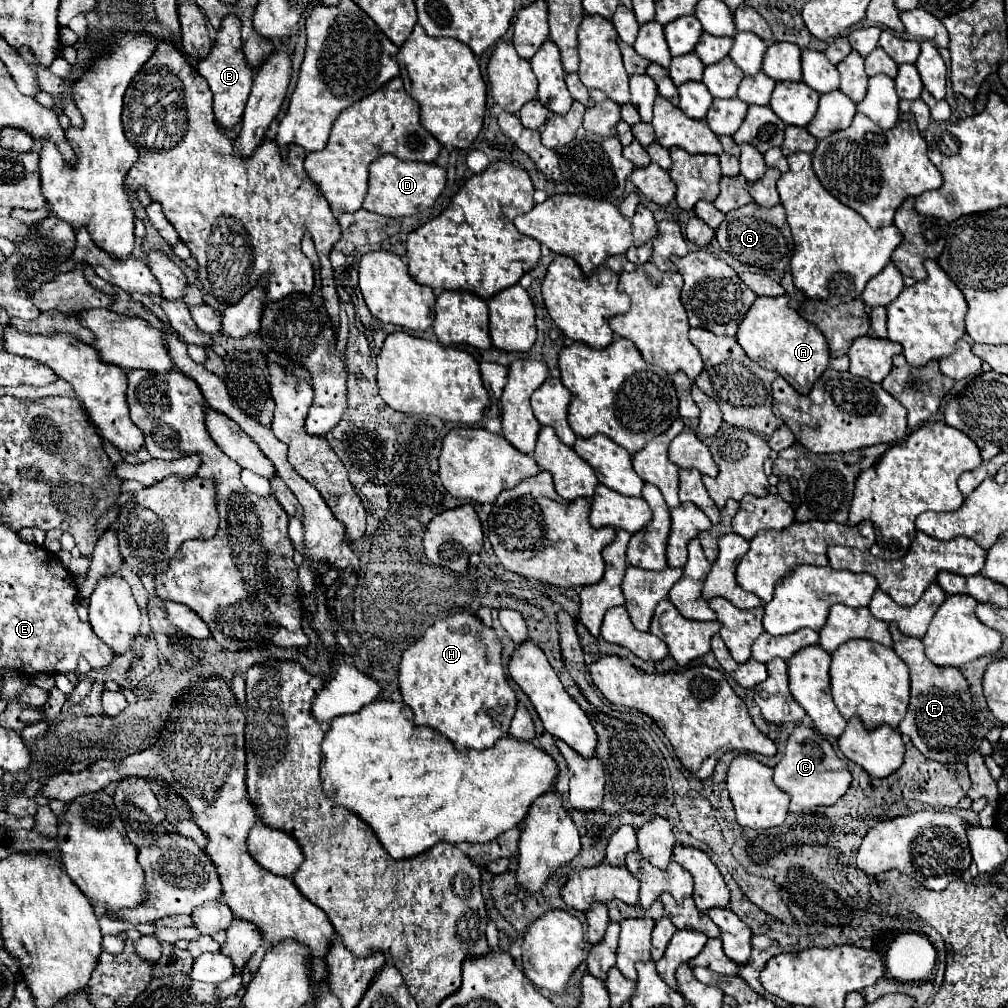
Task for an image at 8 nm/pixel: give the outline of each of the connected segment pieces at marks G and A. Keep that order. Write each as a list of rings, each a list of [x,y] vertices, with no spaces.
[[[751,202],[743,208],[737,208],[735,212],[727,212],[723,224],[715,230],[715,238],[727,254],[731,254],[743,264],[751,264],[763,270],[779,270],[779,272],[787,270],[795,248],[789,224],[785,220],[785,210],[781,204],[773,208],[763,208]]]
[[[787,294],[777,298],[757,298],[749,308],[747,316],[743,318],[743,322],[739,324],[735,338],[751,360],[755,360],[767,370],[775,370],[795,390],[805,394],[811,390],[815,380],[827,370],[829,346],[827,340],[823,340],[823,334],[811,322],[803,320],[787,304]]]

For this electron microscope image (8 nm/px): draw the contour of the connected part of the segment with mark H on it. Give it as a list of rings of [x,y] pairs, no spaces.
[[[471,610],[437,620],[421,640],[403,652],[399,664],[399,690],[403,694],[403,702],[411,706],[415,714],[415,724],[439,730],[461,750],[491,748],[497,738],[509,732],[509,724],[517,708],[515,690],[509,686],[503,670],[503,644],[495,630],[485,626]]]

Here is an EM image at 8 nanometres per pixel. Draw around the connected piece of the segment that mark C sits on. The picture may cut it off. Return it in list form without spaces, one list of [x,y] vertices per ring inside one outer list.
[[[799,724],[787,740],[787,748],[781,762],[775,766],[773,782],[783,792],[789,792],[789,812],[803,812],[811,806],[835,804],[847,792],[851,784],[851,772],[847,764],[835,754],[833,746],[819,732]]]

